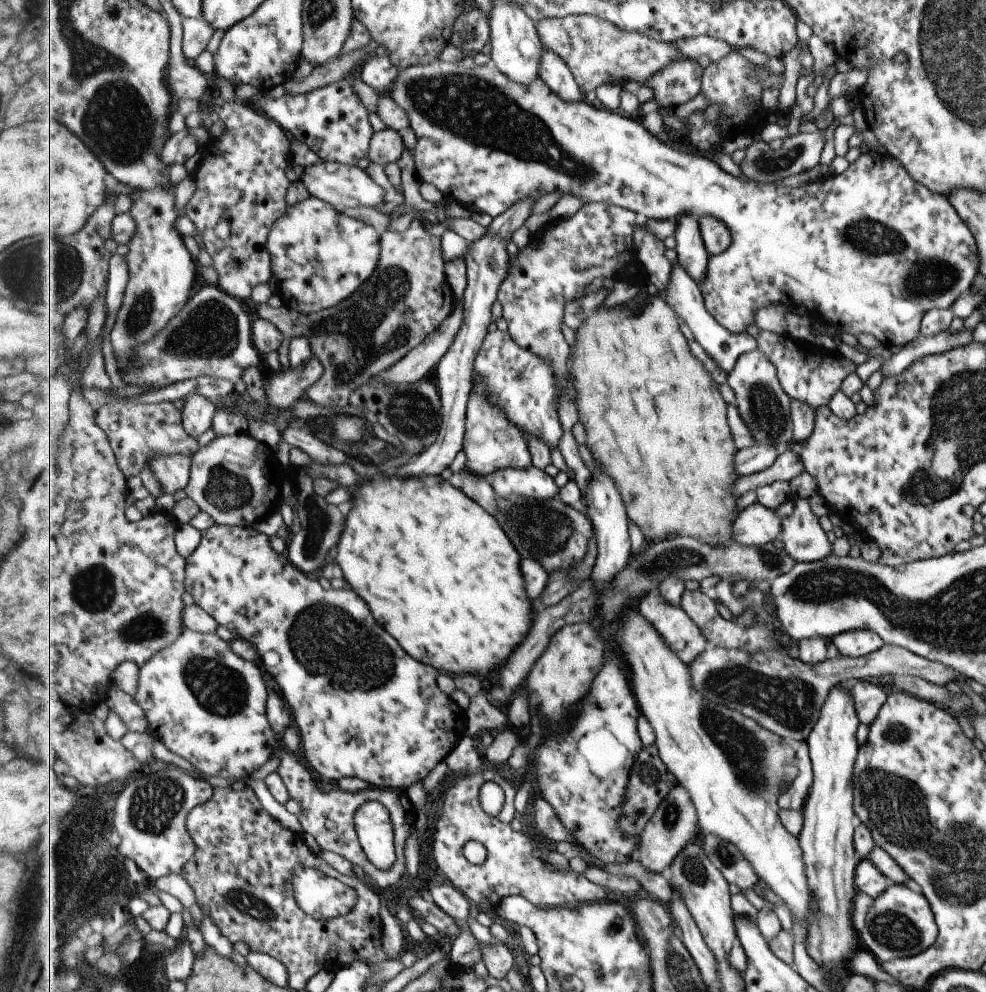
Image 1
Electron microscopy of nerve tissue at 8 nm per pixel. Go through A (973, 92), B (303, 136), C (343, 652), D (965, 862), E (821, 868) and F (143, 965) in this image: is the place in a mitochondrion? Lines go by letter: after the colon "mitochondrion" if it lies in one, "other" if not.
A: mitochondrion
B: other
C: mitochondrion
D: mitochondrion
E: other
F: other

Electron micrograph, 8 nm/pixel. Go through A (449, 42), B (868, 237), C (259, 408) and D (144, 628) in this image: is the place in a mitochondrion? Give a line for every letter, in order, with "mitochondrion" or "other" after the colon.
A: other
B: mitochondrion
C: other
D: mitochondrion

